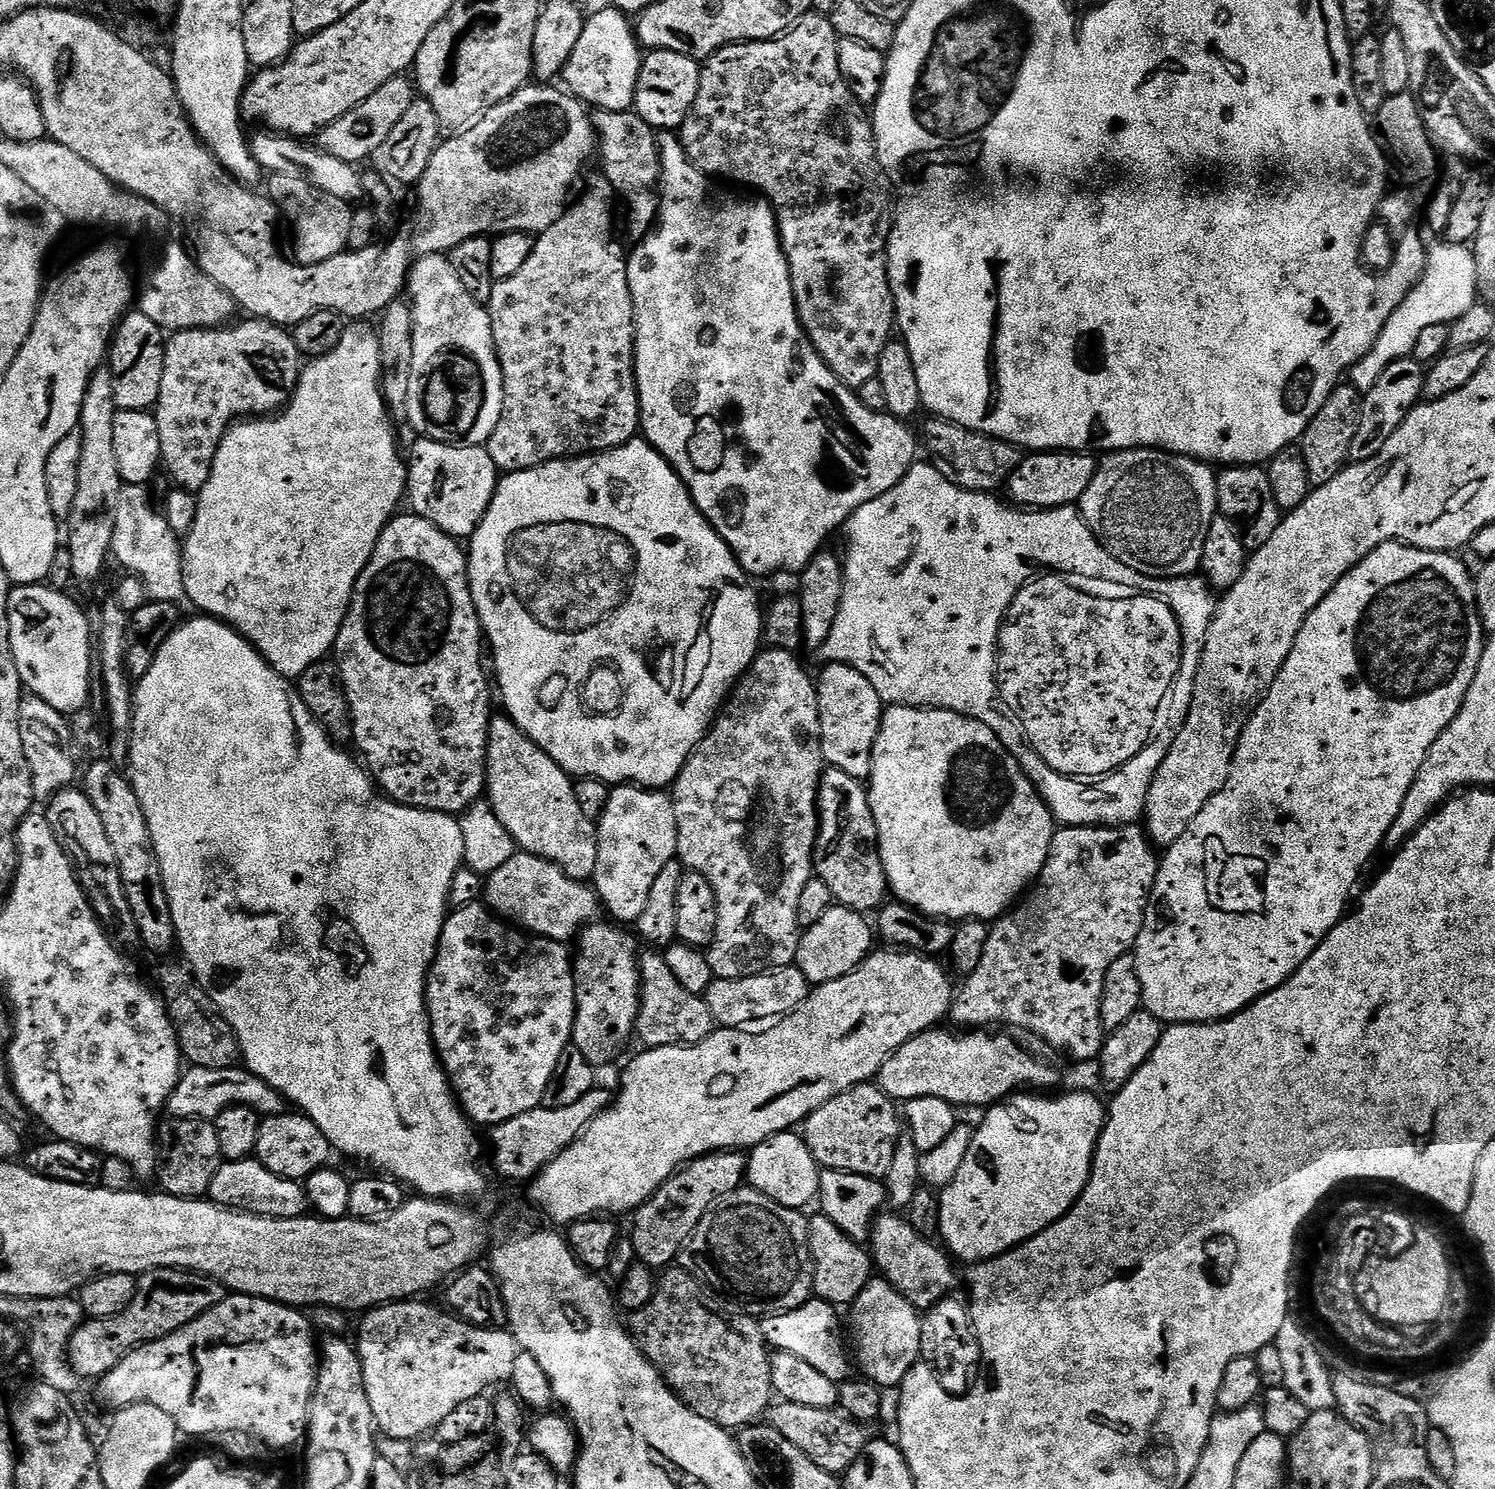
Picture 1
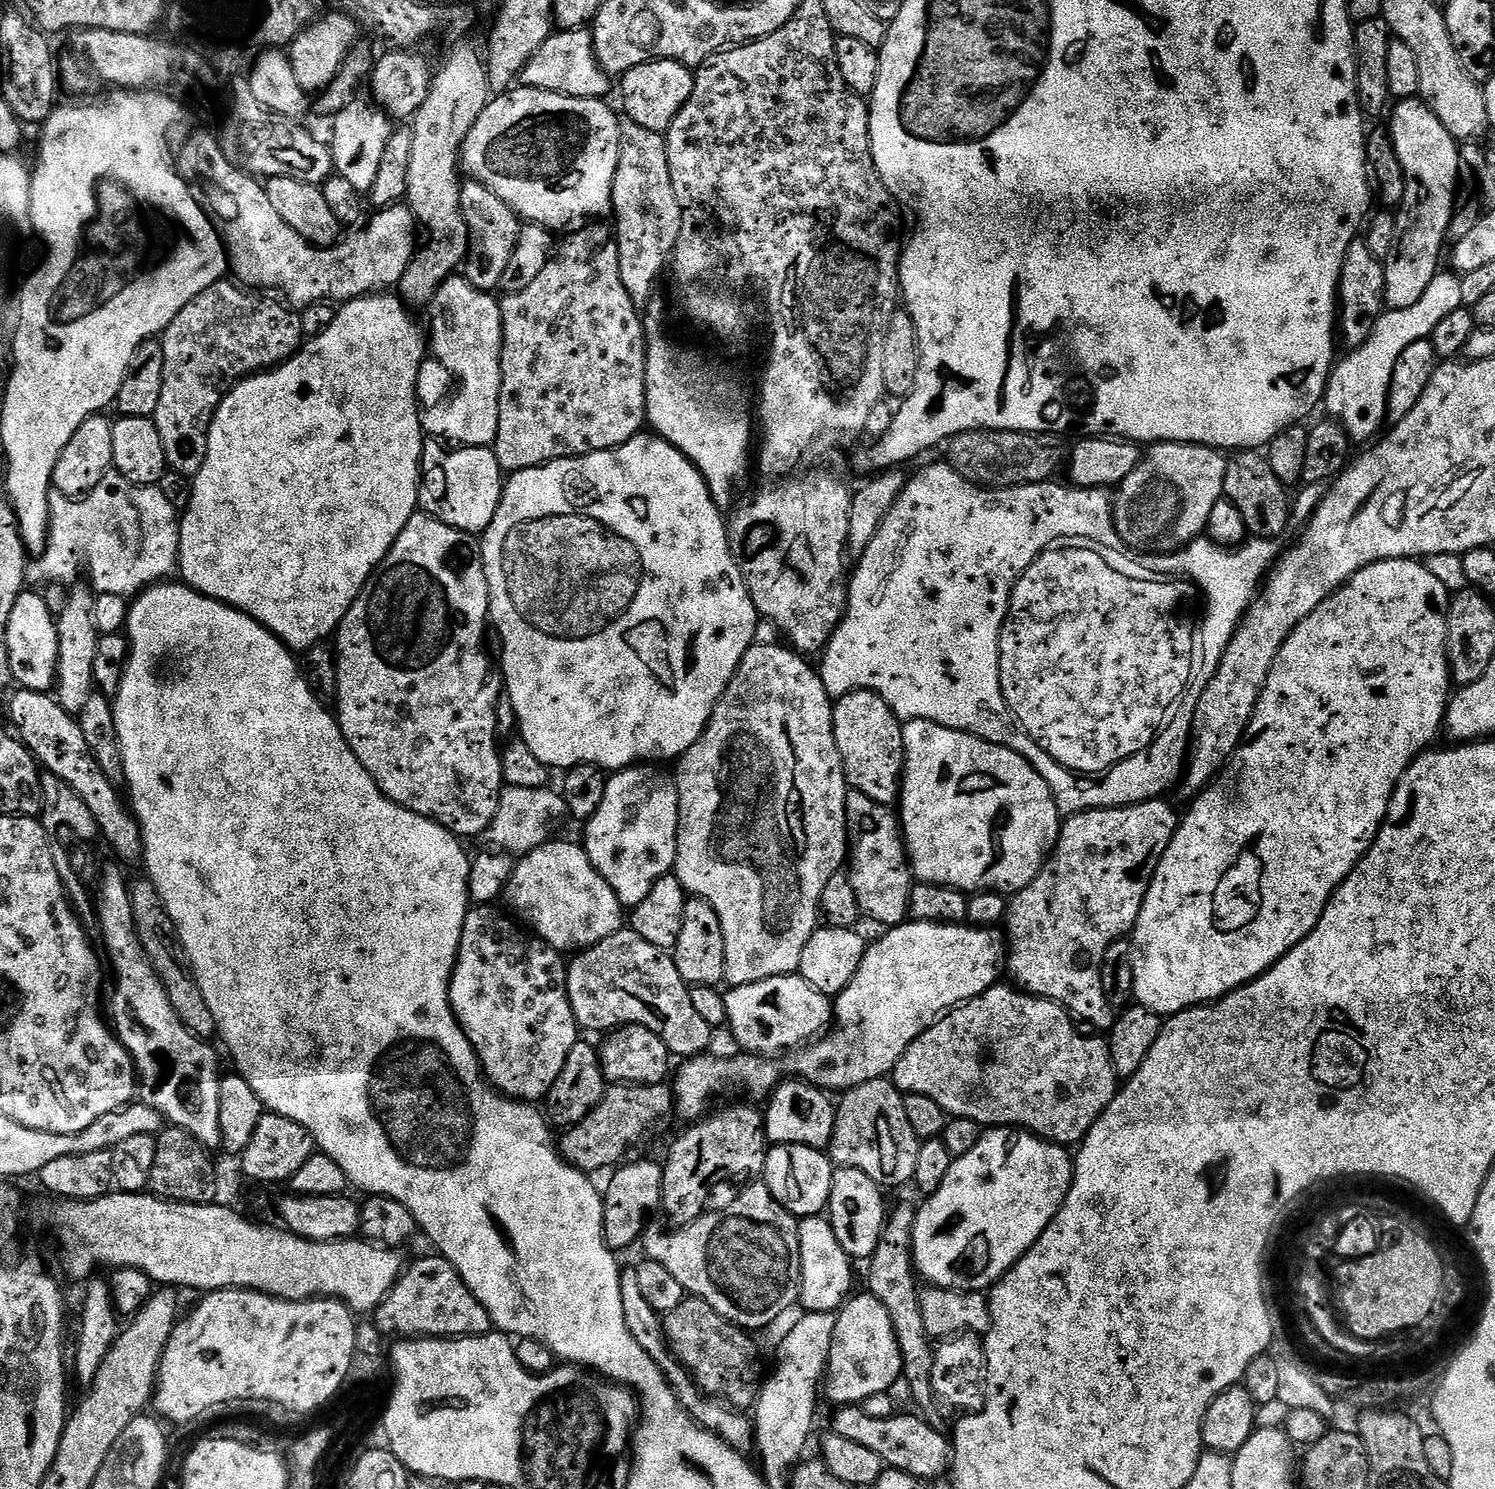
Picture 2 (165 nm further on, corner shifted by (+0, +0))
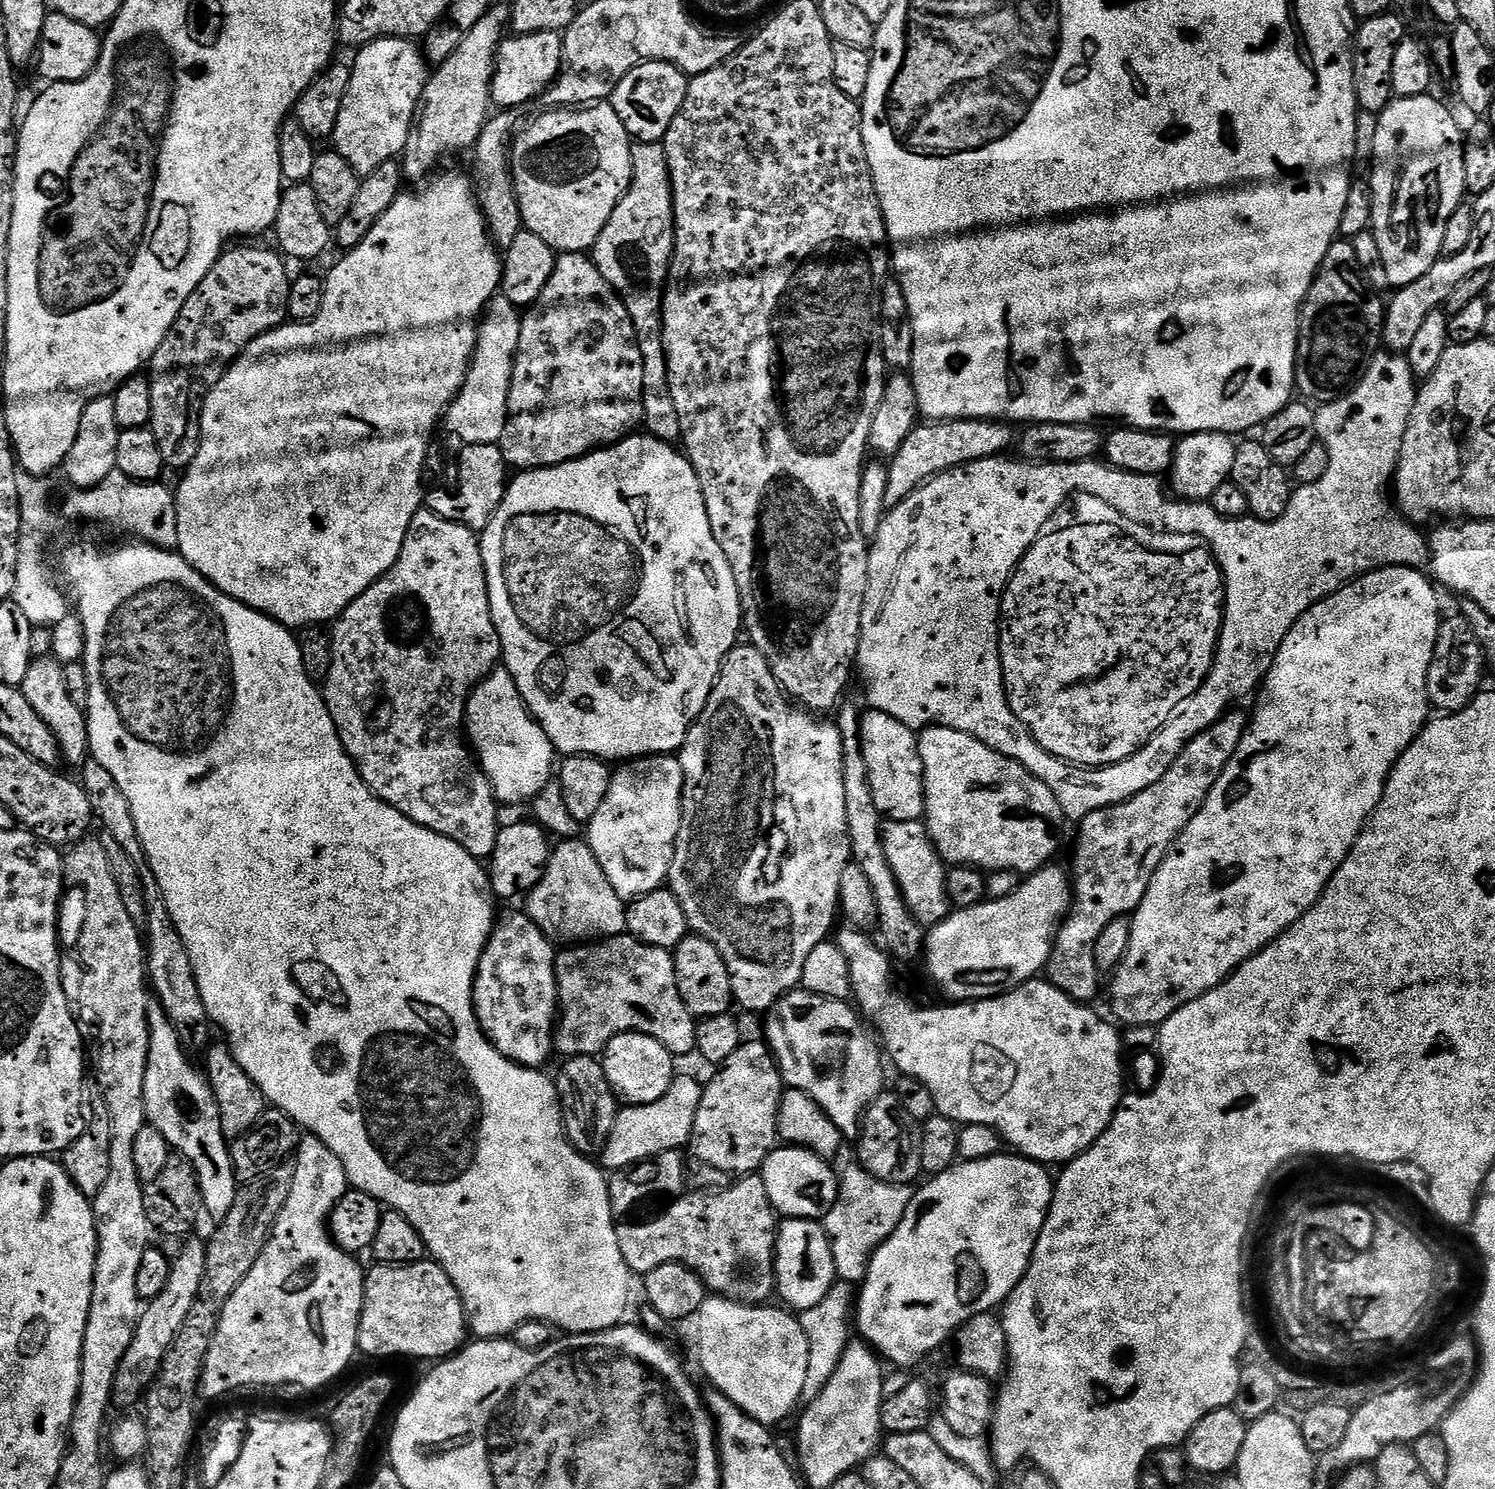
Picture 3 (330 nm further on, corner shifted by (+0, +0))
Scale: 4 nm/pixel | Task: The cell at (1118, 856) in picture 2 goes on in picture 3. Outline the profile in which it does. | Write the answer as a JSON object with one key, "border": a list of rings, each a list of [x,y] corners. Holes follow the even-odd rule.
{"border":[[[1236,711],[1225,712],[1214,726],[1199,732],[1154,786],[1142,790],[1142,794],[1134,794],[1126,802],[1094,810],[1094,814],[1079,821],[1080,833],[1076,836],[1071,868],[1074,899],[1056,930],[1046,969],[1047,979],[1072,1000],[1092,1002],[1099,994],[1102,973],[1094,962],[1098,934],[1114,918],[1135,913],[1150,886],[1150,878],[1154,878],[1154,870],[1158,870],[1178,834],[1186,830],[1190,818],[1202,810],[1210,790],[1214,790],[1214,782],[1222,778],[1222,770],[1234,758],[1234,750],[1238,750],[1238,742],[1242,742],[1250,719],[1247,711]]]}

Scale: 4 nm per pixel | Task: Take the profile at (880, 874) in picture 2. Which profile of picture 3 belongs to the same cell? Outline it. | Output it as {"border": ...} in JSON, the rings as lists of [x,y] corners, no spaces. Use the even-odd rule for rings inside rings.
{"border":[[[884,820],[880,833],[882,850],[886,850],[886,862],[890,862],[890,870],[894,870],[894,876],[902,890],[902,898],[912,917],[926,930],[932,929],[935,924],[941,924],[949,912],[953,911],[950,898],[946,894],[948,868],[930,838],[927,824],[923,820]]]}

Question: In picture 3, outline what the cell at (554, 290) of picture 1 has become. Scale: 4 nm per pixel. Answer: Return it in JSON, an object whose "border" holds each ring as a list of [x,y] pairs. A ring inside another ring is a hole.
{"border":[[[565,252],[557,255],[554,274],[550,274],[550,282],[546,282],[546,290],[538,294],[538,298],[521,315],[520,333],[518,334],[518,350],[510,382],[510,398],[508,399],[508,417],[502,430],[500,449],[504,455],[505,465],[512,470],[535,470],[537,468],[553,468],[581,456],[595,452],[597,448],[620,443],[625,436],[631,436],[644,423],[644,391],[642,390],[642,350],[638,350],[638,342],[634,334],[634,322],[630,322],[630,314],[618,298],[618,294],[602,278],[598,266],[591,255],[582,252]]]}

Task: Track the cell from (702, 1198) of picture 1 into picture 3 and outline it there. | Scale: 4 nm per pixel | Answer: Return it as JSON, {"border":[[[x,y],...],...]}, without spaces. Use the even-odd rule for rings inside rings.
{"border":[[[745,1039],[738,1050],[734,1050],[734,1054],[730,1054],[730,1058],[726,1058],[726,1062],[713,1072],[716,1073],[713,1074],[712,1081],[703,1085],[702,1102],[694,1118],[692,1137],[686,1145],[686,1168],[691,1179],[693,1176],[700,1184],[727,1186],[733,1183],[734,1178],[759,1173],[772,1149],[777,1147],[778,1110],[786,1085],[772,1049],[763,1039]]]}

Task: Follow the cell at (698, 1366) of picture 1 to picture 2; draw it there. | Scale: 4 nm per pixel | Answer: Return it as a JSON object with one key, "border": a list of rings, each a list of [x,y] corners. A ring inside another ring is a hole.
{"border":[[[685,1298],[682,1306],[666,1313],[662,1323],[668,1349],[705,1396],[714,1396],[737,1410],[748,1410],[755,1405],[762,1375],[756,1365],[756,1344],[745,1329],[722,1318],[714,1306],[706,1306],[706,1302],[695,1298]]]}

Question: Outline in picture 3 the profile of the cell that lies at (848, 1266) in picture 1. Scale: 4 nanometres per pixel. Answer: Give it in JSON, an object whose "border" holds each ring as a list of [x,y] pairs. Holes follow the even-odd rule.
{"border":[[[784,1218],[776,1230],[776,1270],[775,1295],[785,1300],[793,1313],[810,1310],[826,1298],[837,1282],[834,1270],[834,1254],[830,1250],[830,1238],[823,1223],[818,1220],[798,1220]]]}

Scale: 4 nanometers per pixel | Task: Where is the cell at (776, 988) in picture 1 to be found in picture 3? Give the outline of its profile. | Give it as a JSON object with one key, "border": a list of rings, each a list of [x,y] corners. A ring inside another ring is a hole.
{"border":[[[793,990],[786,993],[773,1008],[768,1009],[768,1021],[764,1024],[765,1034],[763,1033],[768,1047],[772,1049],[772,1055],[776,1058],[776,1065],[780,1067],[785,1085],[789,1089],[804,1091],[809,1095],[826,1112],[844,1138],[859,1137],[864,1113],[875,1102],[876,1097],[885,1091],[885,1061],[882,1059],[881,1049],[875,1039],[872,1041],[868,1037],[867,1030],[860,1025],[861,1017],[858,1012],[856,1017],[855,1011],[857,1009],[851,1003],[843,1000],[831,1000],[813,992]]]}

